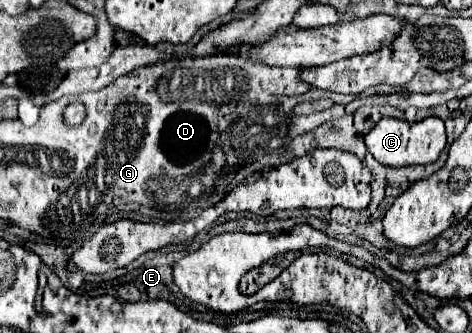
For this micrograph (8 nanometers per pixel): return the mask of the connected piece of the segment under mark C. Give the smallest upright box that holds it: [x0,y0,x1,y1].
[365,116,445,168]

